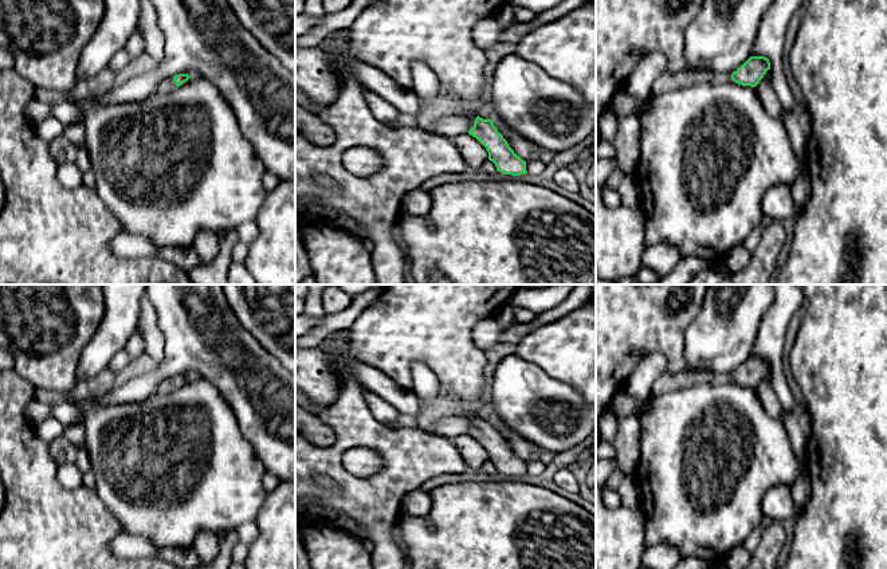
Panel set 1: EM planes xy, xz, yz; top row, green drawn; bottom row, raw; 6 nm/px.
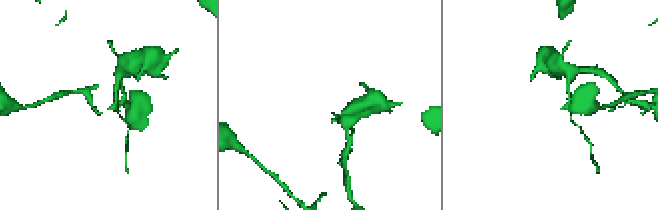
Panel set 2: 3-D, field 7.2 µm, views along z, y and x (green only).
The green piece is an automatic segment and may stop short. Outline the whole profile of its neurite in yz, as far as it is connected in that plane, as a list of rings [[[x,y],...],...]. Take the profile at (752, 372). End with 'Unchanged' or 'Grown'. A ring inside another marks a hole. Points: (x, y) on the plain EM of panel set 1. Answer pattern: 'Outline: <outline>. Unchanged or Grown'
Outline: [[[750,357],[737,372],[731,374],[731,381],[742,386],[755,388],[770,370],[770,362],[765,357]]]. Unchanged

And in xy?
Outline: [[[178,374],[174,376],[172,378],[166,378],[165,381],[162,381],[158,388],[157,392],[169,392],[169,391],[174,391],[178,386],[181,386],[182,384],[185,384],[189,380],[191,376],[188,374]]]. Grown

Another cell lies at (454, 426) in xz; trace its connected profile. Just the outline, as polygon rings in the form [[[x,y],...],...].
[[[454,413],[436,421],[428,431],[454,440],[458,436],[468,435],[475,419]]]

